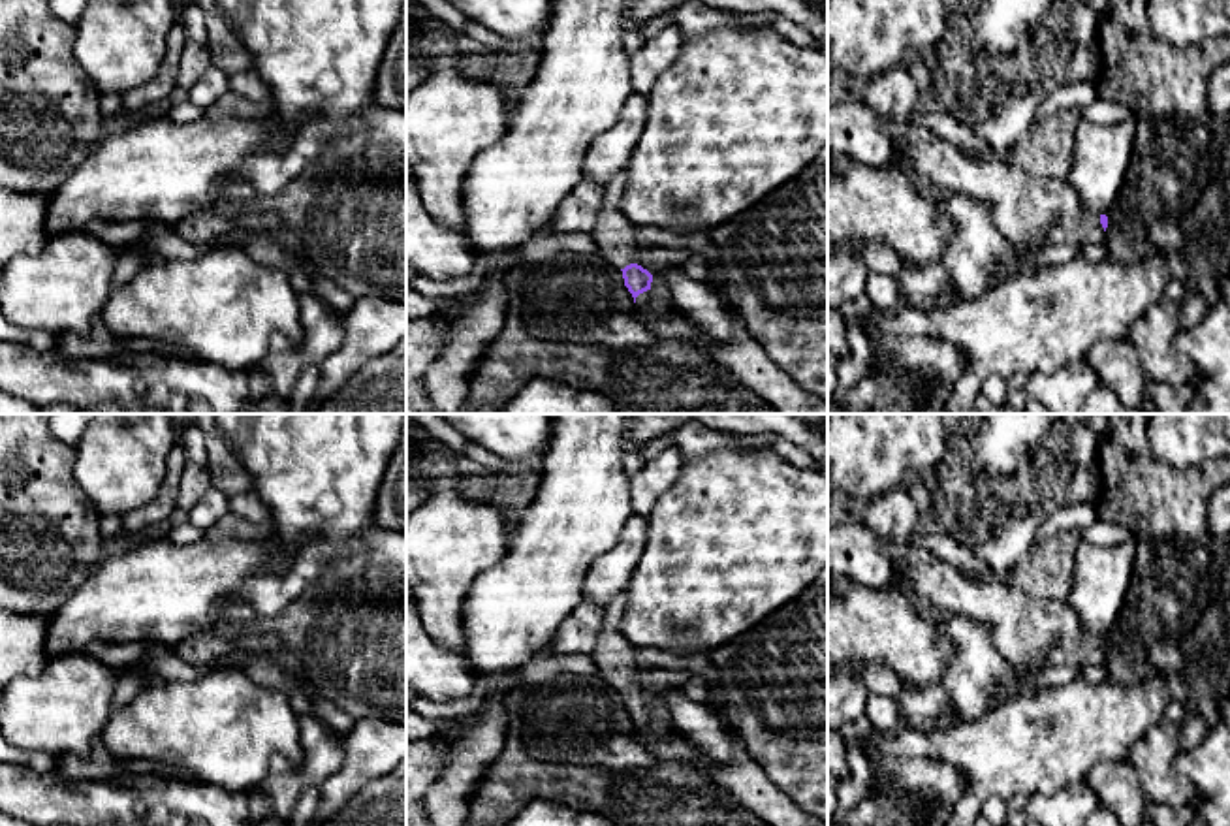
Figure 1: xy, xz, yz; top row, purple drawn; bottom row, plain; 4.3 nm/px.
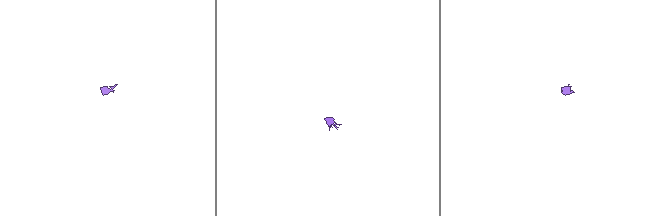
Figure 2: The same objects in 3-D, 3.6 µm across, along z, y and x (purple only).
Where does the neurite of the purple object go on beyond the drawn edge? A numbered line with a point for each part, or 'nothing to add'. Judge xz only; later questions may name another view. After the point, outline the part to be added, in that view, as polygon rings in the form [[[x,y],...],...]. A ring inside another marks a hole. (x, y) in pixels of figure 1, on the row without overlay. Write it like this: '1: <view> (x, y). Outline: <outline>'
1: xz (614, 655). Outline: [[[621,591],[604,608],[604,628],[592,651],[604,679],[619,691],[630,687],[639,672],[634,660],[634,647],[621,634],[624,598],[624,591]]]
2: xz (741, 778). Outline: [[[647,711],[636,719],[636,726],[643,747],[656,760],[681,758],[690,762],[703,779],[732,794],[741,805],[765,818],[769,826],[828,826],[769,779],[747,753],[735,732],[730,734],[732,758],[715,762],[679,734],[666,728],[653,730],[649,721],[651,713]]]

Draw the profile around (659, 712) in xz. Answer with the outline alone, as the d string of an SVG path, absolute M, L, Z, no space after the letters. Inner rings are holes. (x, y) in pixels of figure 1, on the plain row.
M658 694L658 696L653 698L649 713L651 713L649 728L653 728L653 730L664 728L664 724L670 719L670 709L666 706L664 694Z

